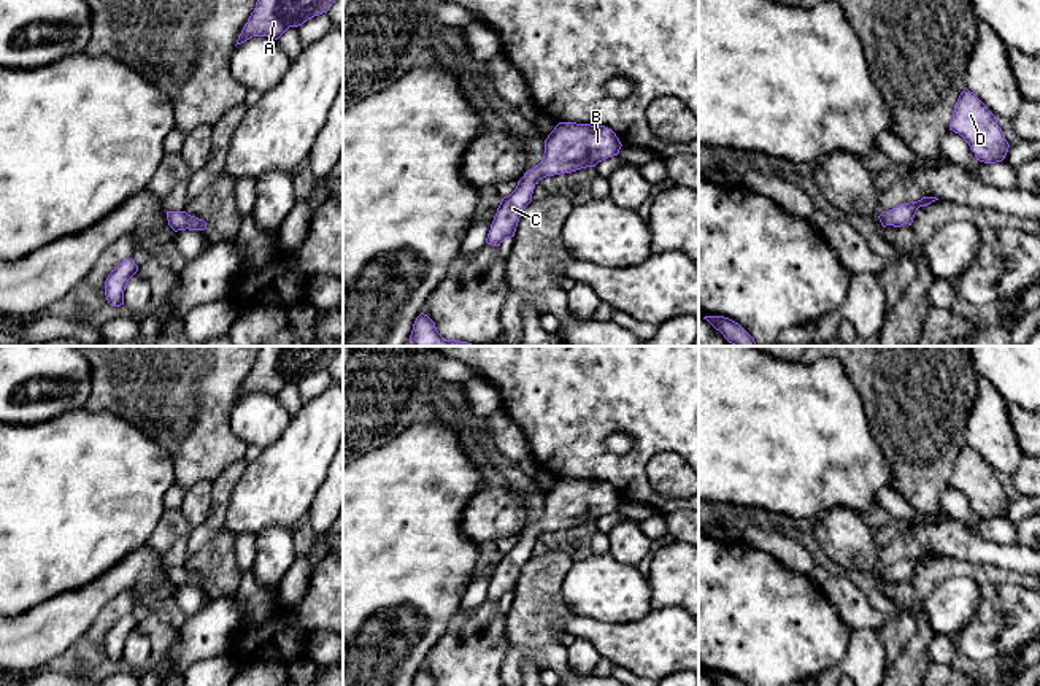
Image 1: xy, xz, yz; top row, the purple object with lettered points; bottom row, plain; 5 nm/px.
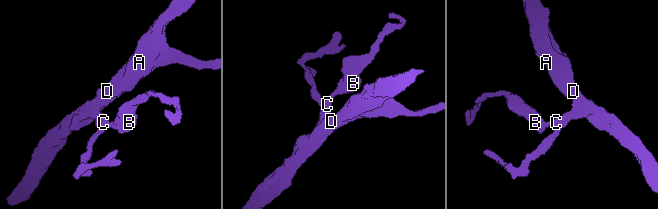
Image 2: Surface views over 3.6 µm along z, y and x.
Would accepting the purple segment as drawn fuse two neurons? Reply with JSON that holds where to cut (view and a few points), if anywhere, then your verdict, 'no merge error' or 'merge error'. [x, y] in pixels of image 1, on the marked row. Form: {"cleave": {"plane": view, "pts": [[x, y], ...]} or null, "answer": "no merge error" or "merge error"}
{"cleave": null, "answer": "no merge error"}

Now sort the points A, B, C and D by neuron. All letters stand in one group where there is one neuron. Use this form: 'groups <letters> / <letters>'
groups A B C D

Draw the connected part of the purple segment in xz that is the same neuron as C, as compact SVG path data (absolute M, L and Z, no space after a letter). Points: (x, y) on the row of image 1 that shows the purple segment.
M559 122L545 140L545 154L538 165L527 170L516 189L502 198L486 243L500 246L505 238L514 237L518 222L540 179L560 173L572 173L618 156L621 141L605 125Z

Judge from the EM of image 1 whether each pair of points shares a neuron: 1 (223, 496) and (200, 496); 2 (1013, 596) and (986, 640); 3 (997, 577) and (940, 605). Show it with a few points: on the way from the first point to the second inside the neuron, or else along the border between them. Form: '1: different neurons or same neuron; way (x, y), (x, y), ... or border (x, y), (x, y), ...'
1: different neurons; border (213, 481), (213, 502), (205, 521)
2: same neuron; way (1013, 607), (996, 629)
3: different neurons; border (942, 581), (951, 577), (969, 577), (978, 586)

